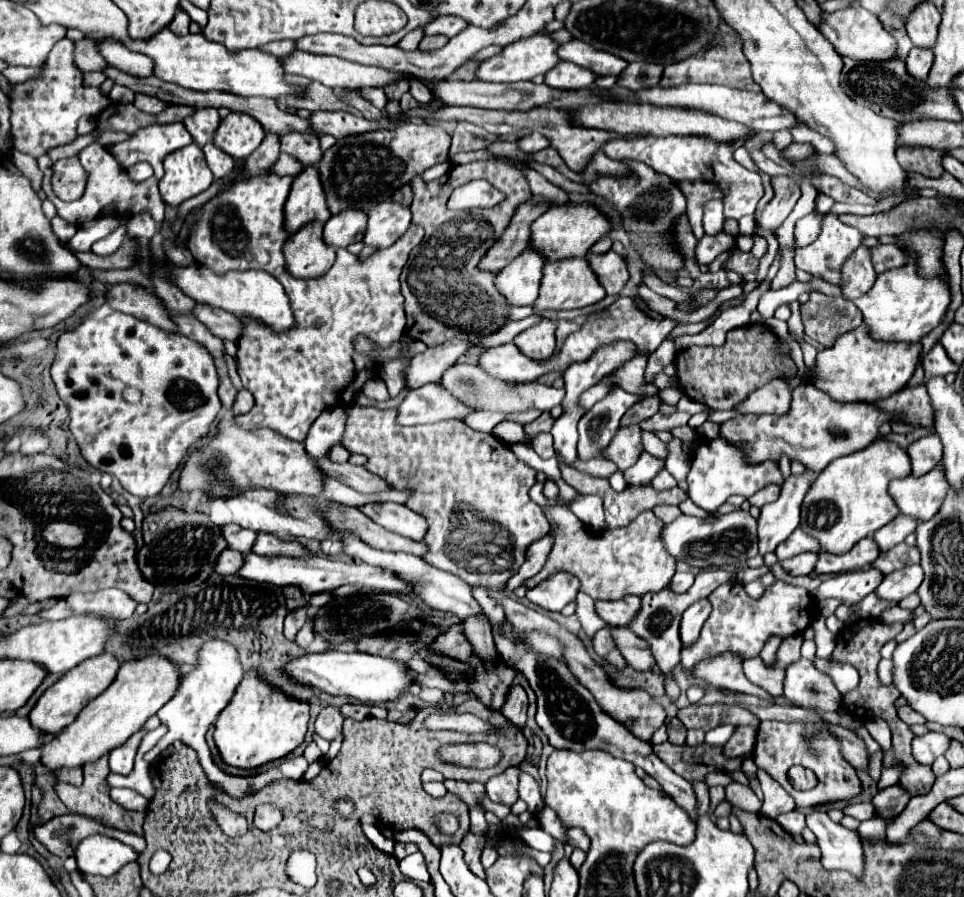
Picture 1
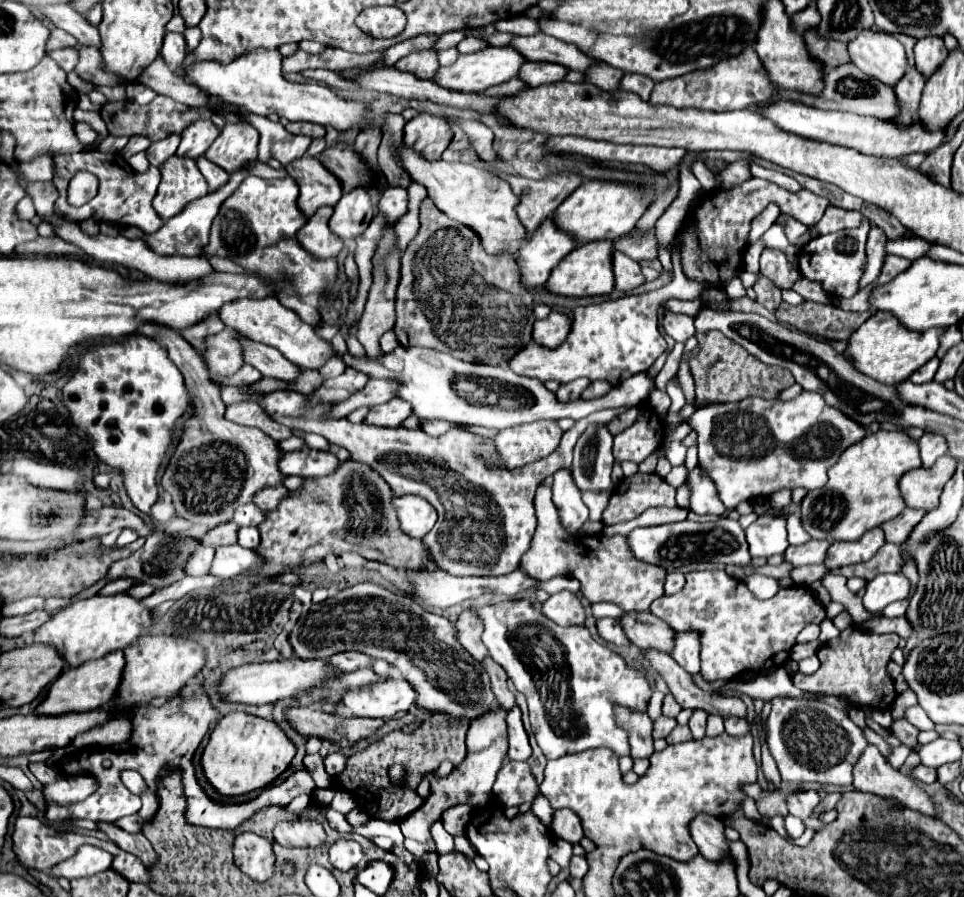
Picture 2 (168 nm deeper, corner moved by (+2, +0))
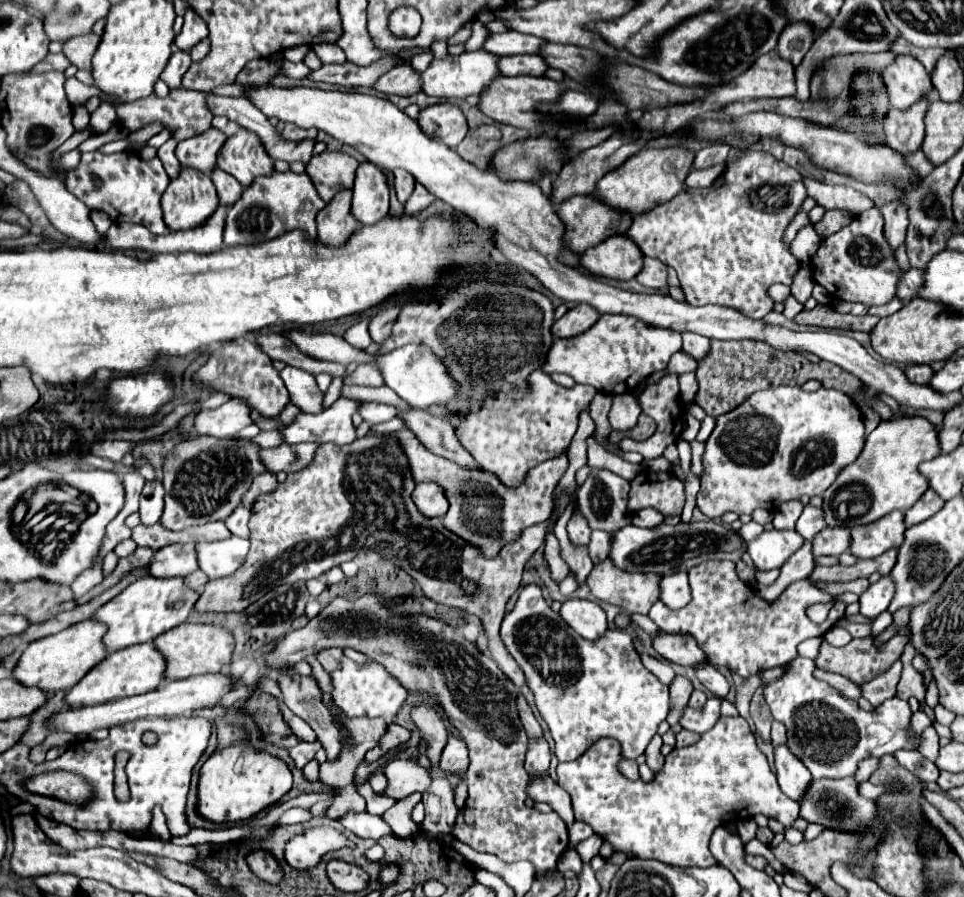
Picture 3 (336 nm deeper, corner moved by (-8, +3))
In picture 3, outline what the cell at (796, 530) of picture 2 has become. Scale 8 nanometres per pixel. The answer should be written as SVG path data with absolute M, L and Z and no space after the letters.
M810 503L804 507L798 523L796 523L796 531L804 537L804 539L812 539L818 531L822 531L826 527L824 521L824 511L820 507L812 507Z

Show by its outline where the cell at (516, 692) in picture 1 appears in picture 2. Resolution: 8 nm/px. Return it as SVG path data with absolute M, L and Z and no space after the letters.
M518 706L508 710L506 724L508 724L508 738L510 738L510 748L508 748L508 758L510 760L528 760L532 754L532 748L528 744L528 734L522 726L522 712Z

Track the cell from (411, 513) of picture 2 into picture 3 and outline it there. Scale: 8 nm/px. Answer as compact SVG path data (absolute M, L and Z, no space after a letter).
M416 483L416 489L412 493L412 499L422 515L428 517L442 517L448 511L448 499L438 483Z

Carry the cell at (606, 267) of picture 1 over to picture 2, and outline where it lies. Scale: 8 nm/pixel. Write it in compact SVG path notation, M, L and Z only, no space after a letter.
M620 250L612 252L612 270L614 270L614 280L616 280L616 290L628 292L644 282L644 276L640 272L640 264L622 254Z

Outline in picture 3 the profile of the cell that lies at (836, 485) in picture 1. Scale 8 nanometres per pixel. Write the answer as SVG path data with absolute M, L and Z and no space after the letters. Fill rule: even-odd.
M912 415L880 421L878 427L868 435L860 457L836 477L828 491L824 491L824 517L828 527L864 525L894 509L904 511L912 507L930 487L928 479L918 471L918 465L938 455L938 431L926 417ZM854 507L860 507L860 511L852 511Z

